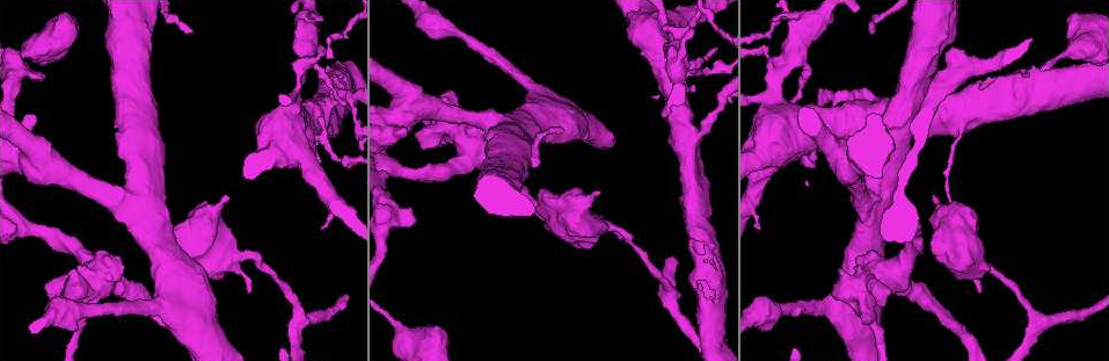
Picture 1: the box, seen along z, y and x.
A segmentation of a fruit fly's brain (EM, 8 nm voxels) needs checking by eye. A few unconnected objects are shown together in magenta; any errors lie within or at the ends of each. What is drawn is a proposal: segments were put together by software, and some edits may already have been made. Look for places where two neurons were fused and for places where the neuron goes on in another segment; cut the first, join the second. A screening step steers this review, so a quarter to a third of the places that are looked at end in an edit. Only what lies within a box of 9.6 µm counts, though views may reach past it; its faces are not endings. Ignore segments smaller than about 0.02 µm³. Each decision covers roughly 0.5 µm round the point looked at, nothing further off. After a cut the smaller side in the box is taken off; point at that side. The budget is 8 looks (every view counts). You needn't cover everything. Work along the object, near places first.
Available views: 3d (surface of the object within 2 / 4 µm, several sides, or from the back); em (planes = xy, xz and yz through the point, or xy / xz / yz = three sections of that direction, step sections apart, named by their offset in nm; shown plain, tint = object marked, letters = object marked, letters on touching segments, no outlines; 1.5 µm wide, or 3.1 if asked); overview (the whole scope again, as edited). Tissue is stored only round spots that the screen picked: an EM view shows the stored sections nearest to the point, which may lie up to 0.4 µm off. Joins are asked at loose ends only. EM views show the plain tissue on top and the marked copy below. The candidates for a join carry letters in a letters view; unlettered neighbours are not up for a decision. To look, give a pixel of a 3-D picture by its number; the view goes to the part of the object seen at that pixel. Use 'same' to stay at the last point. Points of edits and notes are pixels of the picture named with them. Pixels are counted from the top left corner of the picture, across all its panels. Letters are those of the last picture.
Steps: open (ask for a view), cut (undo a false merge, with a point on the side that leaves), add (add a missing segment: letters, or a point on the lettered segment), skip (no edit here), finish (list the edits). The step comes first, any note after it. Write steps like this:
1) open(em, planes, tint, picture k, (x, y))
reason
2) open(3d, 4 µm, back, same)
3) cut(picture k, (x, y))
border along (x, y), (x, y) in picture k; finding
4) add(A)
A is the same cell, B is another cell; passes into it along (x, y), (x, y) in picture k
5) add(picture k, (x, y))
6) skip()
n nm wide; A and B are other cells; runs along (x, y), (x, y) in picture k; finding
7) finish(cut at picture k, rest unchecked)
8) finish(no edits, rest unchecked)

open(3d, 2 µm, picture 1, (99, 316))
stops while still wide

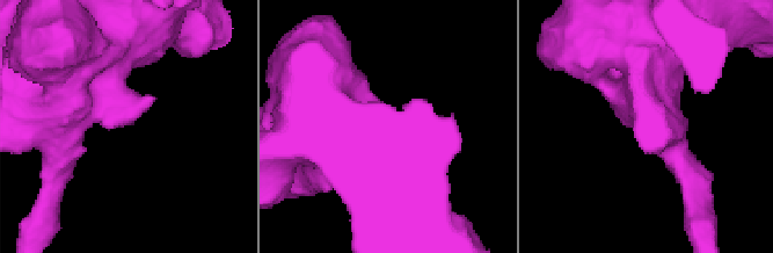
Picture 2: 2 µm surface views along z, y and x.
open(em, xz, step 4, letters, picture 2, (120, 126))
now the EM

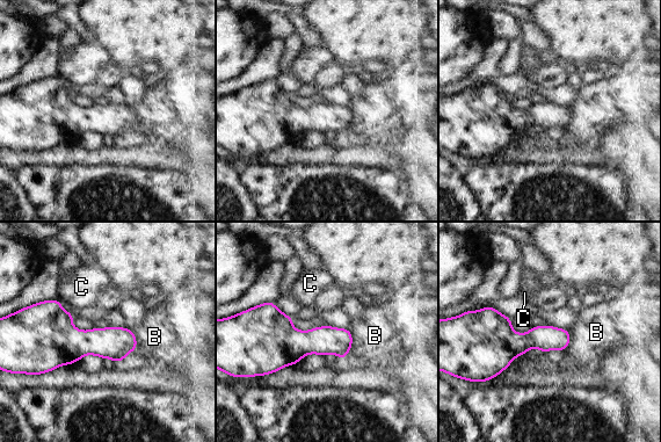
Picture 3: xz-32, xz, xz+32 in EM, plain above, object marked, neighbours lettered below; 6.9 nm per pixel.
open(em, planes, letters, same)
cut it another way

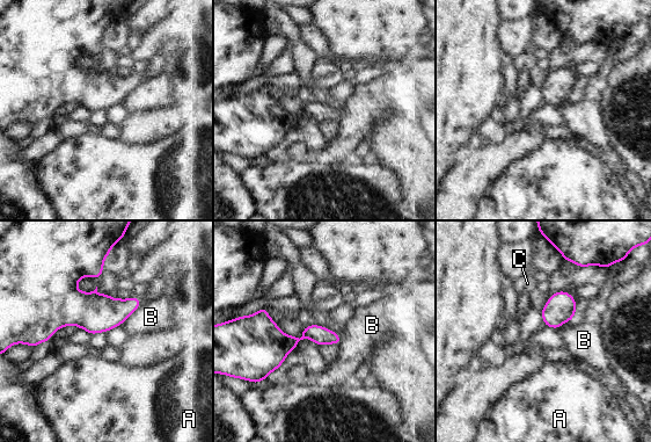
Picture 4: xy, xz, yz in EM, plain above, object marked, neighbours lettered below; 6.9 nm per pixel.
skip()
A, B and C are other cells; none of them fits

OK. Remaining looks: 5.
open(3d, 4 µm, back, picture 1, (959, 204))
an open end

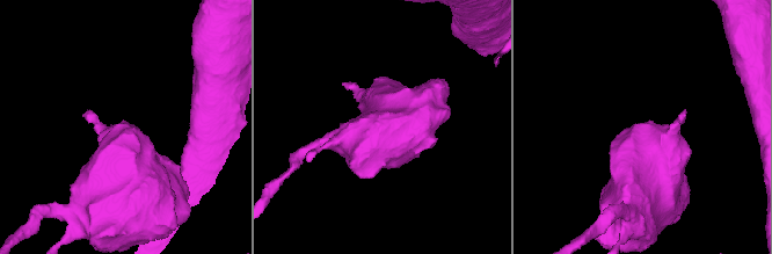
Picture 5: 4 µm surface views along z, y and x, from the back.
open(em, planes, letters, picture 5, (634, 125))
now the EM

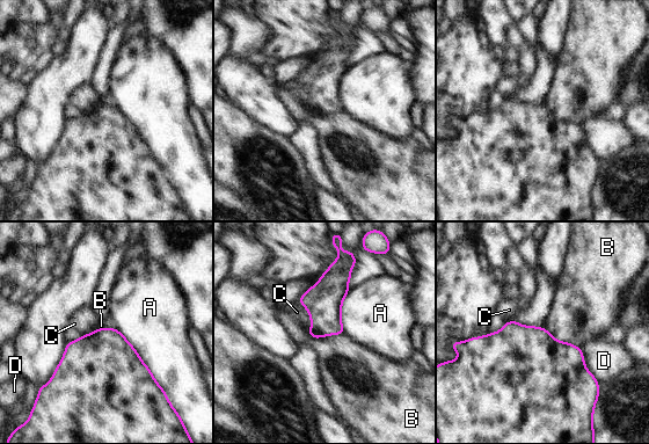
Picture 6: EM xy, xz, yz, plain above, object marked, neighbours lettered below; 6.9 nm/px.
skip()
A, B, C and D are other cells; border along (544, 327), (558, 340), (581, 349) in picture 6; none of them fits

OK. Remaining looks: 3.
open(em, planes, letters, picture 1, (620, 237))
tapers out

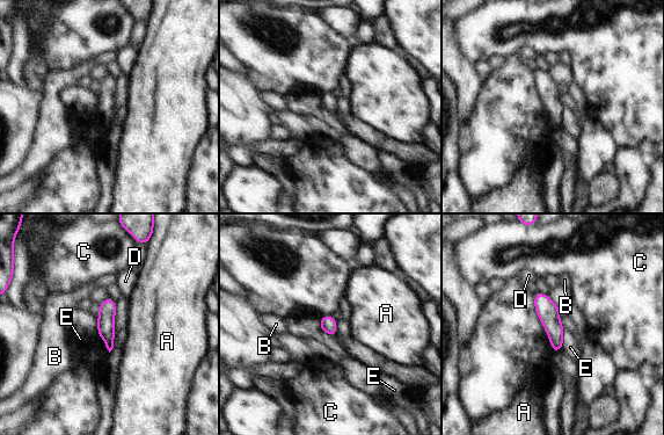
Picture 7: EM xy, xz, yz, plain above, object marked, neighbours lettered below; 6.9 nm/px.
skip()
110 nm wide; A, B, C, D and E are other cells; border along (566, 328), (563, 345), (560, 350) in picture 7; no lettered segment goes on from it

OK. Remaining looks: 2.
finish(no edits, rest unchecked)

